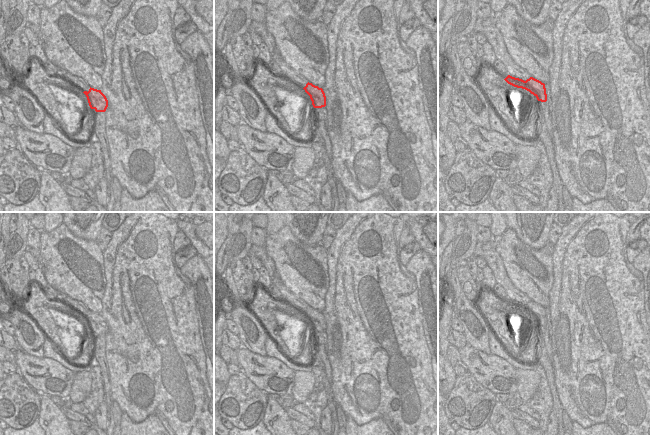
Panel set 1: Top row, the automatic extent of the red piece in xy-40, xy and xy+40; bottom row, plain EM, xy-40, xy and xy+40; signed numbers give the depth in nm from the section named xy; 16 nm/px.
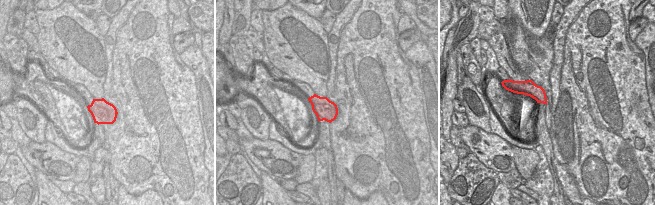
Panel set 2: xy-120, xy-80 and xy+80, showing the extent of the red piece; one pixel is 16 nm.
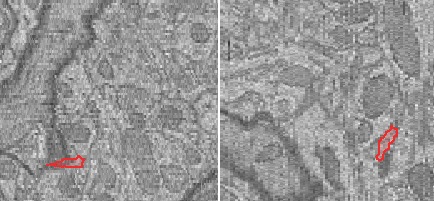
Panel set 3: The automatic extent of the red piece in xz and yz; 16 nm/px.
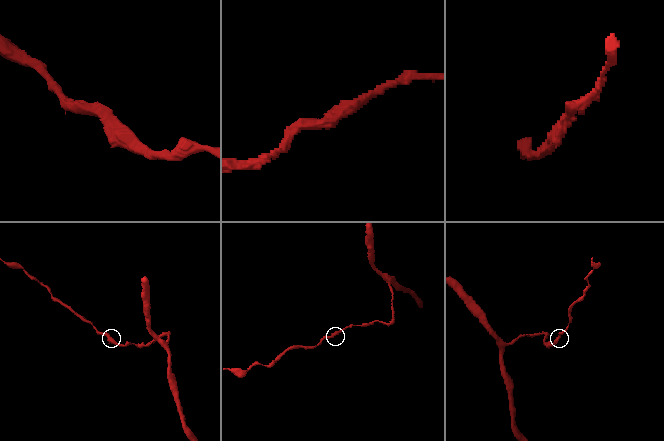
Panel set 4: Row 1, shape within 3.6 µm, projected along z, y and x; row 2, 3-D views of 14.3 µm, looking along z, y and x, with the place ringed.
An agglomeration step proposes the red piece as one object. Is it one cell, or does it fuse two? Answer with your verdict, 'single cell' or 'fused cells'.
single cell

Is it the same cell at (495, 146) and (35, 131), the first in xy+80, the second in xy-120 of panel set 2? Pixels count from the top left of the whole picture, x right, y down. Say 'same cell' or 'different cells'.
different cells

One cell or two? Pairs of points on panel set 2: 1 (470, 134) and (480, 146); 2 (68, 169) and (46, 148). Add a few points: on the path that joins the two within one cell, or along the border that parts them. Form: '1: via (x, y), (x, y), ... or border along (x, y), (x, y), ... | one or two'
1: via (470, 138), (471, 142), (476, 145) | one
2: via (63, 165), (51, 153) | one

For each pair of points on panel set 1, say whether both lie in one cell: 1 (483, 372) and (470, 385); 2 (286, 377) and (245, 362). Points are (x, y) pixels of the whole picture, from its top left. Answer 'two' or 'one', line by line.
1: two
2: one

